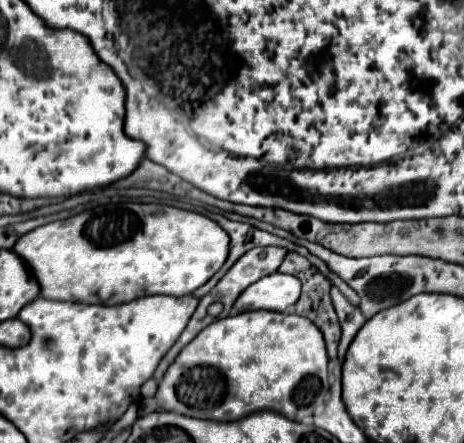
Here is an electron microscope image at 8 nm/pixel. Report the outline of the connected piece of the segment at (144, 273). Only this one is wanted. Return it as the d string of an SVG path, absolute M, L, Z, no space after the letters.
M120 202L98 206L66 220L46 224L44 228L36 228L30 232L30 236L22 236L16 242L14 252L34 270L36 280L42 286L40 296L52 300L112 306L150 294L192 294L222 268L228 258L228 244L228 234L220 228L220 224L198 212L166 204Z

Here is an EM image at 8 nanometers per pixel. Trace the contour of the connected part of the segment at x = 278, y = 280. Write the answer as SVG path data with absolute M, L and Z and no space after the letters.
M270 274L248 286L234 304L236 312L248 310L280 310L288 312L290 306L300 300L302 284L296 276L290 274Z

